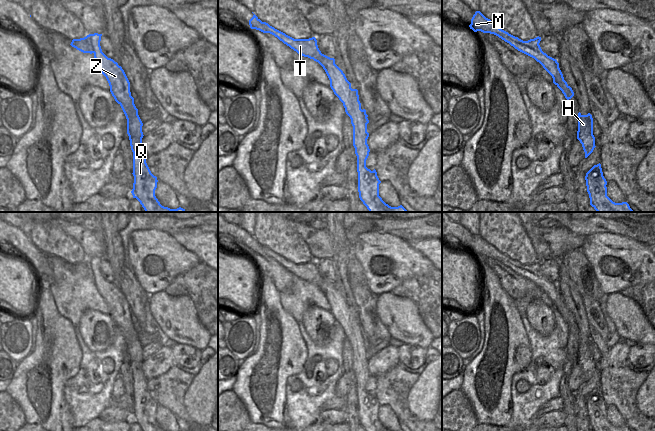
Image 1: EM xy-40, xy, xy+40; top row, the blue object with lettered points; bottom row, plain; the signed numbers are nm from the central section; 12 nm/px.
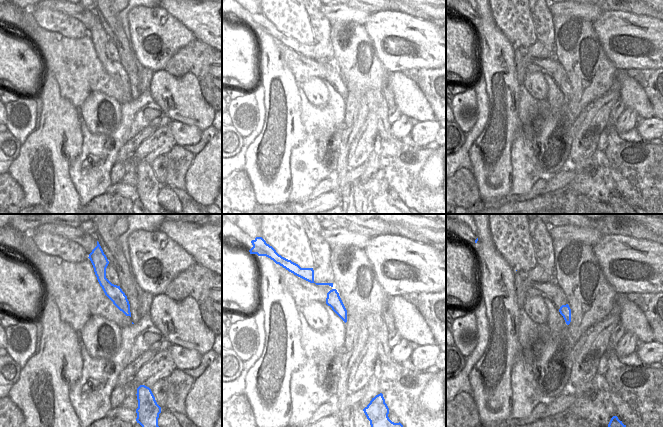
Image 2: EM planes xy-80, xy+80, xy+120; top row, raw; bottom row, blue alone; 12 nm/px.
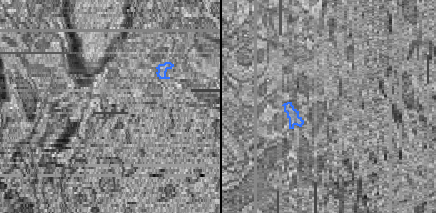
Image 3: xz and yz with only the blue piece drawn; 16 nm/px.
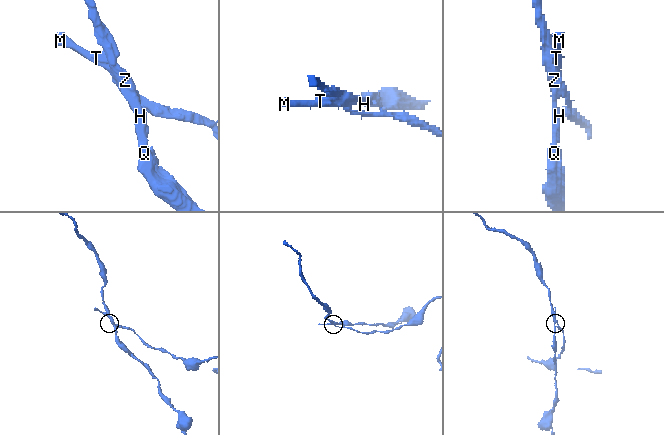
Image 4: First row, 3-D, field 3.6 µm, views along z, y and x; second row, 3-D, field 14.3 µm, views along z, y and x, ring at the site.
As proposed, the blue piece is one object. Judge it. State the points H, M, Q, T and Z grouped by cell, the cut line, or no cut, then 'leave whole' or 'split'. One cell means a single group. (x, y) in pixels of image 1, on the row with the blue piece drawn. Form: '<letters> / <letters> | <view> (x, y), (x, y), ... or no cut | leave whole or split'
H Q Z / M T | xy-40 (87, 35), (94, 52) | split

